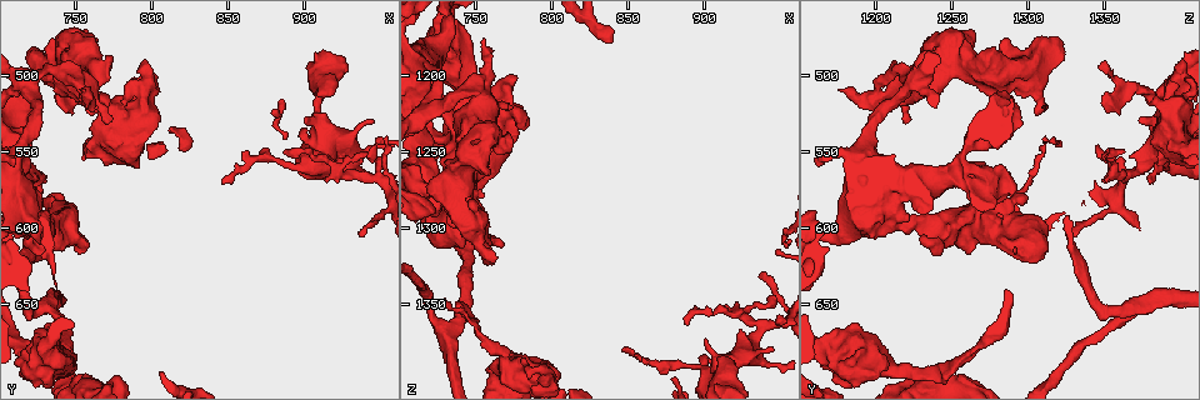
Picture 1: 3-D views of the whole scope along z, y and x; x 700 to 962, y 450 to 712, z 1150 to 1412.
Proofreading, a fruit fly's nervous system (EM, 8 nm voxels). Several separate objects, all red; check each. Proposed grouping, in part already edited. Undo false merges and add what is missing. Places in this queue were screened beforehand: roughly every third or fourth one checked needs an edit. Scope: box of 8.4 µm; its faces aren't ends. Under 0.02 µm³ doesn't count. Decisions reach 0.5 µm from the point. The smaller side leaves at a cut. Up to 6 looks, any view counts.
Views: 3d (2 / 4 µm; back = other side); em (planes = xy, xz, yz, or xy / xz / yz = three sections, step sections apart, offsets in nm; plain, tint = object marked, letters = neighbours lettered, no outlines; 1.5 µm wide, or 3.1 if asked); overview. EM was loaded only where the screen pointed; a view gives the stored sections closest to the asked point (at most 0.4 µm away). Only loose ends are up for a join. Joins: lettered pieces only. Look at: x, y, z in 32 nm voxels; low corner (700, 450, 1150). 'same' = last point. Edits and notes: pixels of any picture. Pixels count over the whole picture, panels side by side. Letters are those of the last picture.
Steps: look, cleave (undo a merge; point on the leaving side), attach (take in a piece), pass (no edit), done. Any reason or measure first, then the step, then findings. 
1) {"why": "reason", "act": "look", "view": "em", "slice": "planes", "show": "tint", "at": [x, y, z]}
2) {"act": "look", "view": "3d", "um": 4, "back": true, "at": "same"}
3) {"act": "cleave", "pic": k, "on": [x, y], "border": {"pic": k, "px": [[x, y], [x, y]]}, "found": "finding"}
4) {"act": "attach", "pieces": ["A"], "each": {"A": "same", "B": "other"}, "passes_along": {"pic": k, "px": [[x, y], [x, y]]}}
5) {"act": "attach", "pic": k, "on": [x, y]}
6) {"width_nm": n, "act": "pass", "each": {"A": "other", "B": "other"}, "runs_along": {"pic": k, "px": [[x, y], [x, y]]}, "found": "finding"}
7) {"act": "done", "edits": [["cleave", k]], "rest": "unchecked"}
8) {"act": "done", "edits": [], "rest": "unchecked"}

{"why": "three arms meet", "act": "look", "view": "em", "slice": "xz", "step": 8, "show": "letters", "at": [938, 564, 1364]}

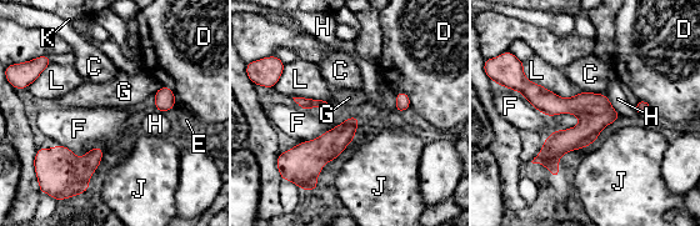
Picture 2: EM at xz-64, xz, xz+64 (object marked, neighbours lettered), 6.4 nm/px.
{"width_nm": 140, "act": "pass", "each": {"C": "other", "D": "other", "E": "other", "F": "other", "G": "other", "H": "other", "J": "other", "K": "other", "L": "other"}, "runs_along": {"pic": 2, "px": [[520, 88], [614, 116]]}, "found": "all the same neuron"}

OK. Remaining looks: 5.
{"why": "narrows sharply", "act": "look", "view": "3d", "um": 4, "back": true, "at": [890, 560, 1392]}

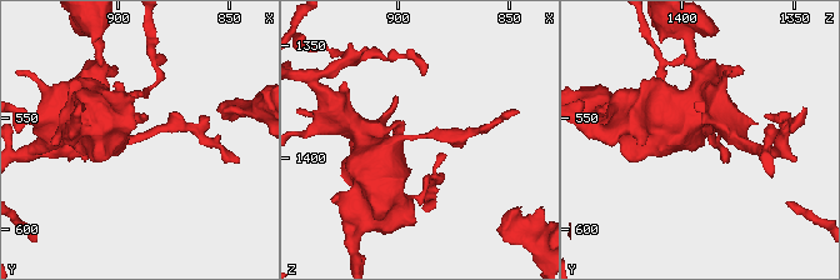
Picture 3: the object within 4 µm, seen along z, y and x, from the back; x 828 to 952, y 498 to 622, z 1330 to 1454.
{"why": "now the EM", "act": "look", "view": "em", "slice": "planes", "show": "letters", "at": [888, 559, 1391]}

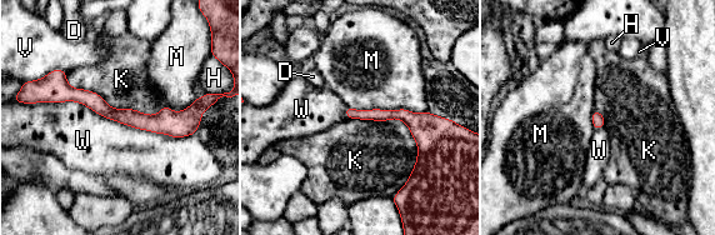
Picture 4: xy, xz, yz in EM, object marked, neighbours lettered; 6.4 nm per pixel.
{"act": "pass", "each": {"D": "other", "H": "other", "K": "other", "M": "other", "V": "other", "W": "other"}, "runs_along": {"pic": 4, "px": [[48, 99], [81, 95], [141, 121], [195, 111]]}, "found": "continuous, no second neuron"}

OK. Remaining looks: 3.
{"why": "thick end", "act": "look", "view": "em", "slice": "xz", "step": 4, "show": "letters", "at": [722, 512, 1288]}

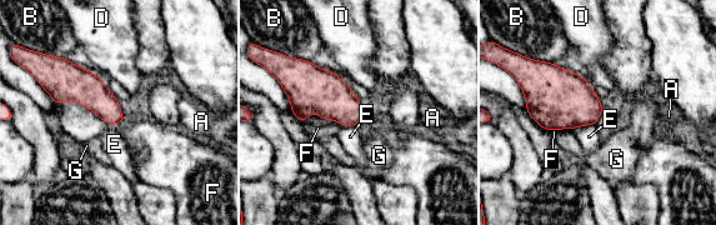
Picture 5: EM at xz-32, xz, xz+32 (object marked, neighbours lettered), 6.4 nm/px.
{"act": "look", "view": "em", "slice": "planes", "show": "letters", "at": "same"}

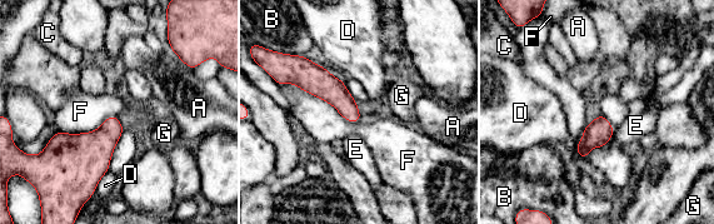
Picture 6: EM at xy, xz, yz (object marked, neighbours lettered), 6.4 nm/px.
{"longest_contact_nm": ["F", 550], "act": "pass", "each": {"A": "other", "B": "other", "C": "other", "D": "other", "E": "other", "F": "other", "G": "other"}, "border": {"pic": 6, "px": [[280, 84], [360, 120]]}, "found": "no lettered piece goes on from it"}

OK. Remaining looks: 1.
{"act": "done", "edits": [], "rest": "unchecked"}

